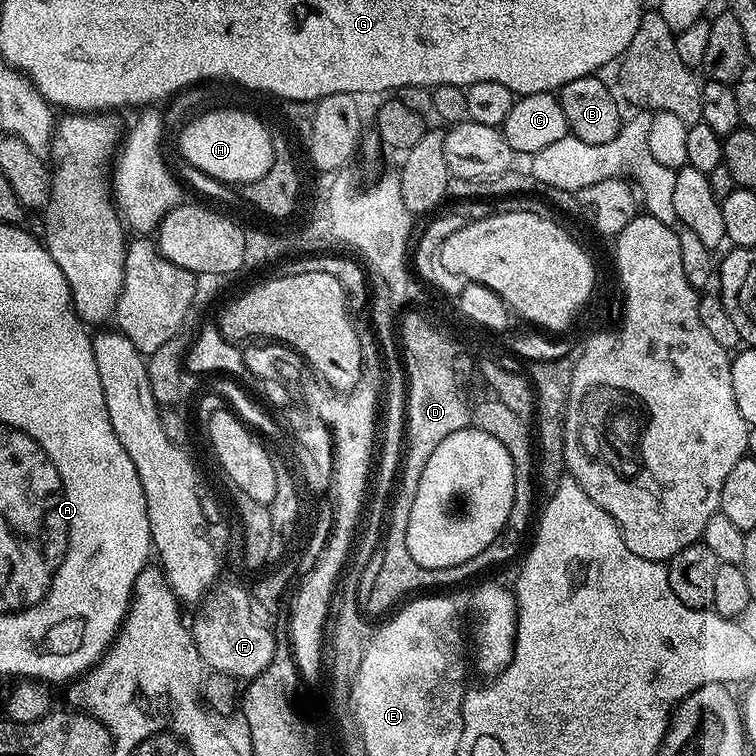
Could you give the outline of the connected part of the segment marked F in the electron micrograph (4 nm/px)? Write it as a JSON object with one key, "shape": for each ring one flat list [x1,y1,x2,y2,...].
{"shape":[[217,583,199,605,200,613,197,614,196,621,191,621,190,624,192,637,198,646,198,654,211,671,230,674,237,682,247,682,262,674,266,666,270,666,270,658,274,658,276,649,276,632,265,621,254,618,247,587,239,588,236,584,224,583]]}

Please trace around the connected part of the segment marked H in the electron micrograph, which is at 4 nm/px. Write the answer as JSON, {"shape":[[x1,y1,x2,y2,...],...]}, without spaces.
{"shape":[[216,112,216,116,203,116,196,120,196,124,182,129,178,140,180,158,224,184,230,185,233,180,252,180,274,162,264,128,260,128,256,120,248,120,248,116,236,116,236,112]]}

